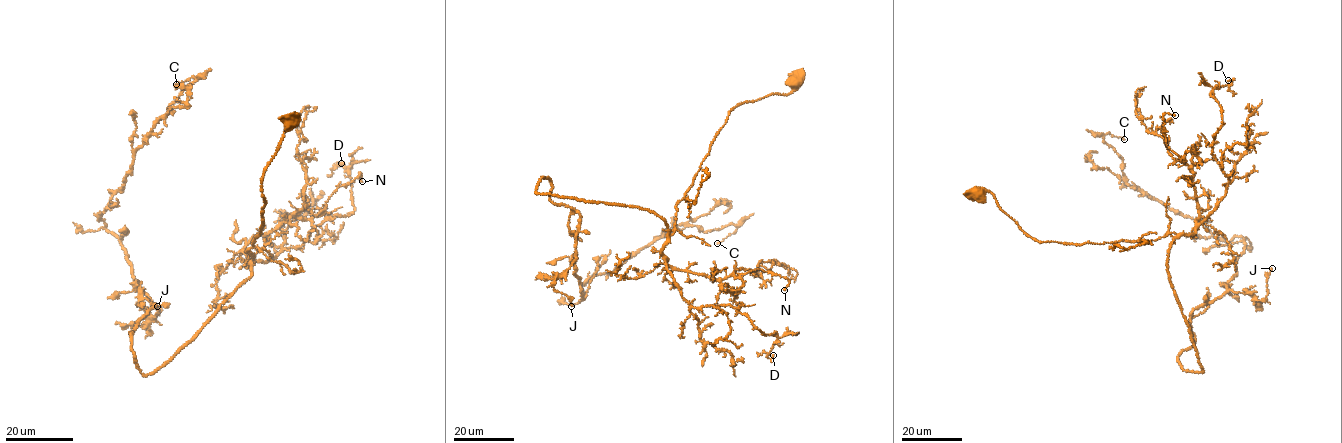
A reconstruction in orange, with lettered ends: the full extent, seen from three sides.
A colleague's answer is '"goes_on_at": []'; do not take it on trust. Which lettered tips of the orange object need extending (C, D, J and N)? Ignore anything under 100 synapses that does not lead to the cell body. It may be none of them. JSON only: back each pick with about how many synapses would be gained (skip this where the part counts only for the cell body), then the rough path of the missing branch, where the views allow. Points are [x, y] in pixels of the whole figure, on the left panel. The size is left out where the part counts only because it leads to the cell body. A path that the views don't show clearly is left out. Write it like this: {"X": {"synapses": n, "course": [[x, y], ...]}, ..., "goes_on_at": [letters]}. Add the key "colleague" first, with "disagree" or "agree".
{"colleague": "agree", "goes_on_at": []}

